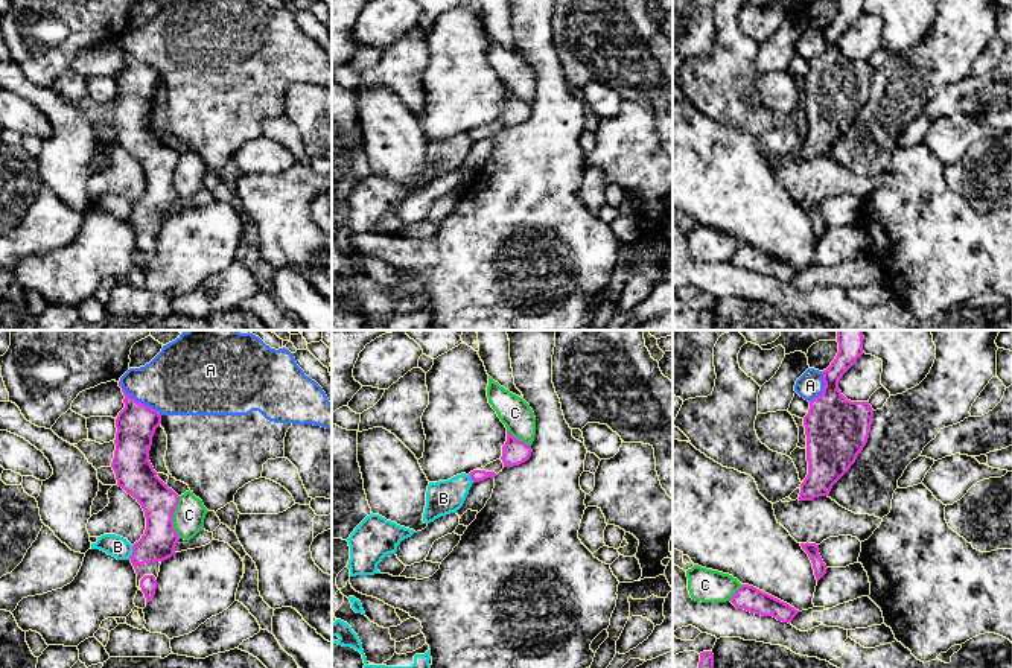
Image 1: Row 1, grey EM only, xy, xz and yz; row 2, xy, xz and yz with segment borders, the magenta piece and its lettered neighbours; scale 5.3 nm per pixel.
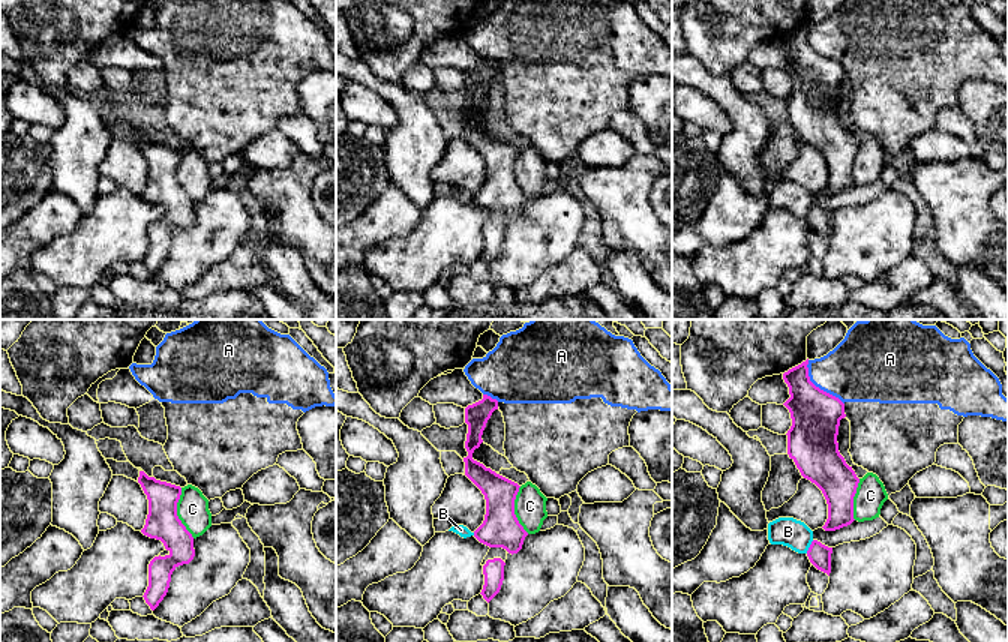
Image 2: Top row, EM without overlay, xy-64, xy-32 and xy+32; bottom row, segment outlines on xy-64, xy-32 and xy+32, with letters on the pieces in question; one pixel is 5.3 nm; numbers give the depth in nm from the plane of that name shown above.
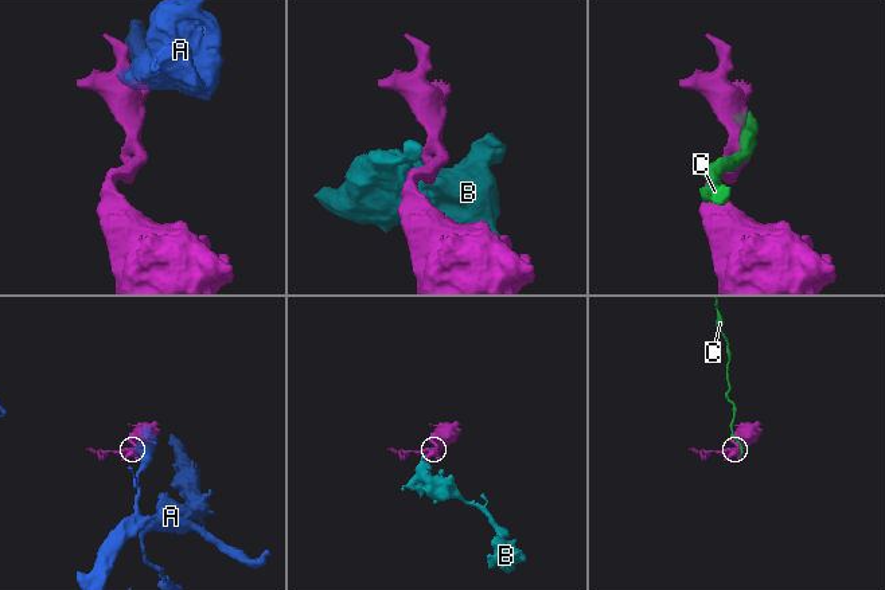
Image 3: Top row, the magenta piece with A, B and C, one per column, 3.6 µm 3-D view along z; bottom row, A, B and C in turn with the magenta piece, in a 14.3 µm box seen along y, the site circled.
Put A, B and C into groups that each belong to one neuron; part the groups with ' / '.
A / B / C

